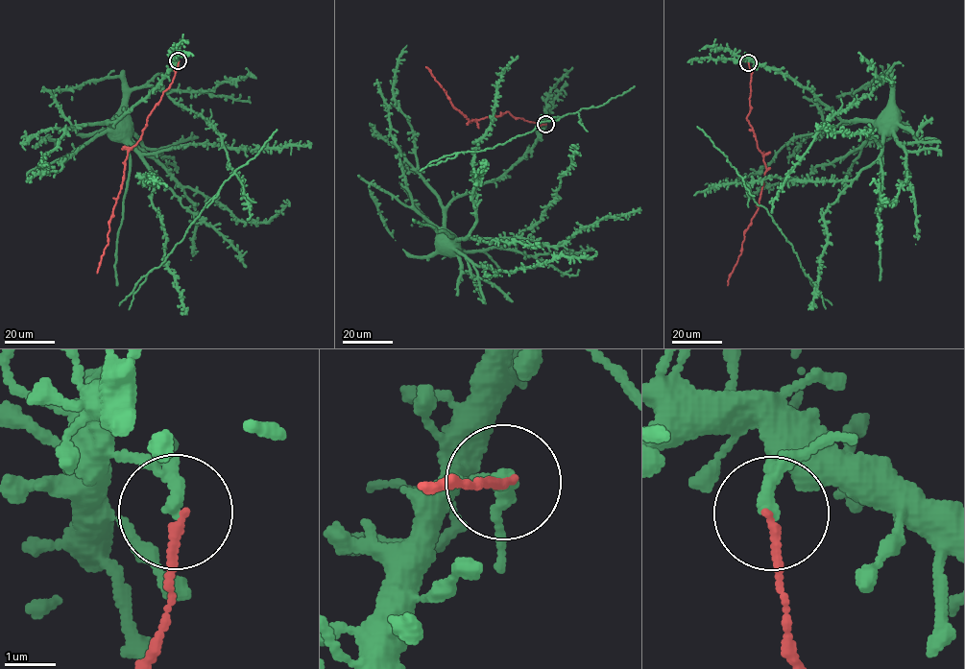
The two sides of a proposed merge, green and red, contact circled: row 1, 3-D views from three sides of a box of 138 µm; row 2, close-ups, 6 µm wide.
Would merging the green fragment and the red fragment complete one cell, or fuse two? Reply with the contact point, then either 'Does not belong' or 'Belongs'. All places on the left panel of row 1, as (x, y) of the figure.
Place: (178, 60). Does not belong

